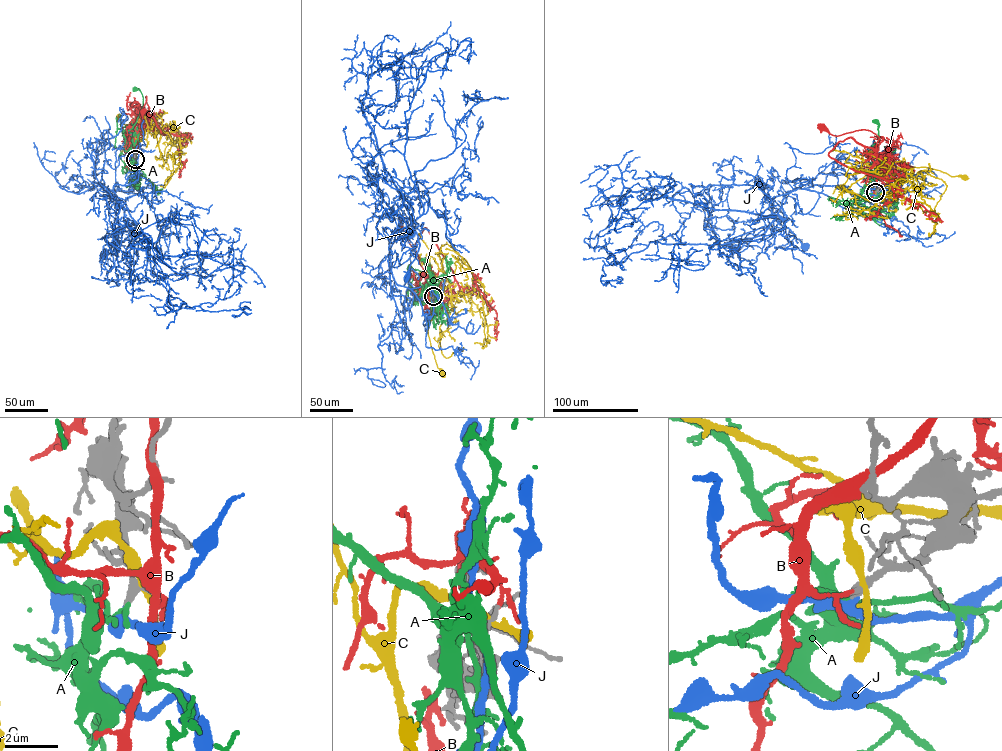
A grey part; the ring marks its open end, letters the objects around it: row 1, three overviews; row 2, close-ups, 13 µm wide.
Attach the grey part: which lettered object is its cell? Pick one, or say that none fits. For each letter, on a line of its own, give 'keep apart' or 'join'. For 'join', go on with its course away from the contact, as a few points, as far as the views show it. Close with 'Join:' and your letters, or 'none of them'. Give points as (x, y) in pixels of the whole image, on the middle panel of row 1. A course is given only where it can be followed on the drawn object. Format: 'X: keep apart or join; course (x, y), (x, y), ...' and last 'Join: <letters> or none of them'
A: join; course (433, 296), (425, 290), (419, 293), (411, 287), (414, 275), (422, 274), (409, 268)
B: keep apart
C: keep apart
J: keep apart
Join: A

